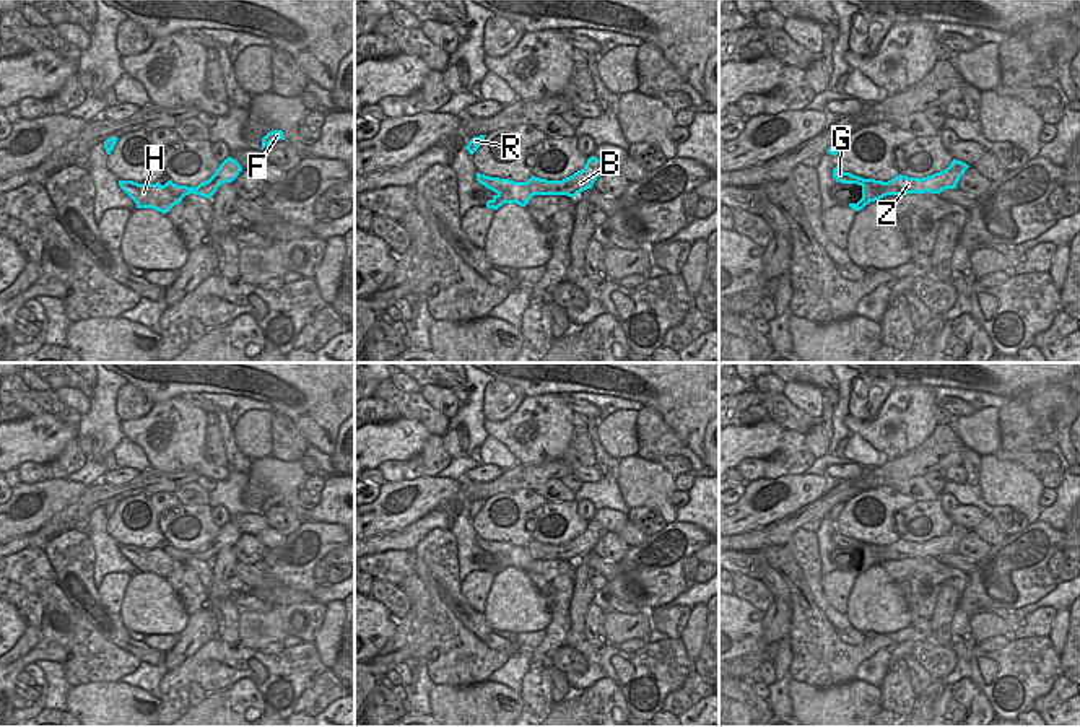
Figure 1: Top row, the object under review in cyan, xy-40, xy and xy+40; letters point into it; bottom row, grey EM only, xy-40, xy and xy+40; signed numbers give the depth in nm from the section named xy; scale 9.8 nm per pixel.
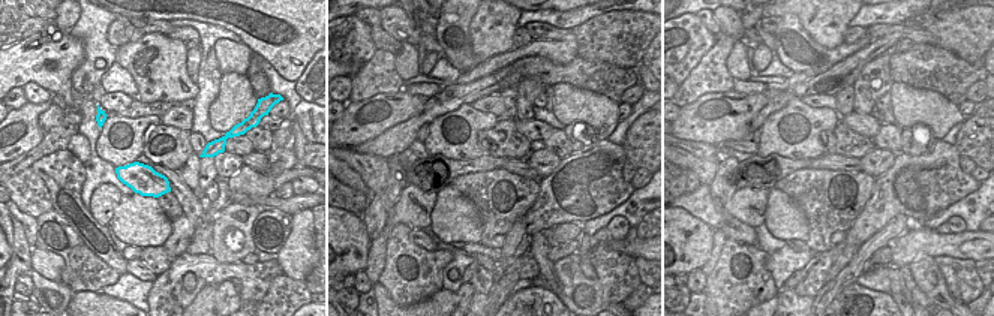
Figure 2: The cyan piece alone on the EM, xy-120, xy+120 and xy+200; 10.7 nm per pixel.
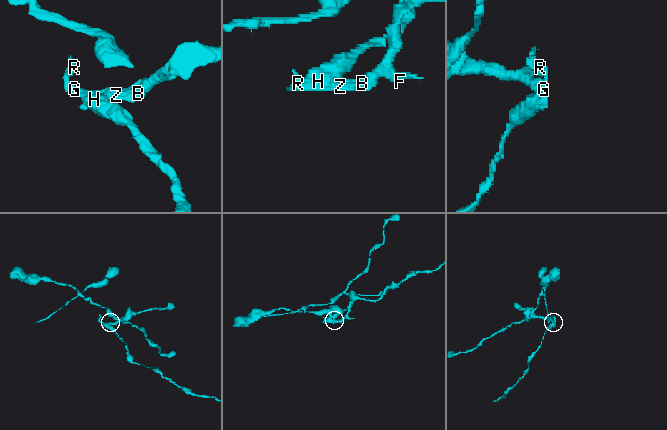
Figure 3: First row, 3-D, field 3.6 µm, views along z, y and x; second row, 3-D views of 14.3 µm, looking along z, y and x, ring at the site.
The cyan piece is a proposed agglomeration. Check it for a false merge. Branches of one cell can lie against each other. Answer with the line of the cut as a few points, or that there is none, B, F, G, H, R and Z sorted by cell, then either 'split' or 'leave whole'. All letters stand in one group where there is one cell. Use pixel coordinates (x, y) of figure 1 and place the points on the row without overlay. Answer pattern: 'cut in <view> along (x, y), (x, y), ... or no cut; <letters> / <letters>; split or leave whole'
cut in xy-40 along (165, 548), (181, 563); B F Z / G H R; split

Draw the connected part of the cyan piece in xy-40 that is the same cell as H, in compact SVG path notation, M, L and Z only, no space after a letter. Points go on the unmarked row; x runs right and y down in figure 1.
M119 545L120 553L137 568L137 572L153 572L168 577L182 563L176 561L166 550L138 548L133 545Z

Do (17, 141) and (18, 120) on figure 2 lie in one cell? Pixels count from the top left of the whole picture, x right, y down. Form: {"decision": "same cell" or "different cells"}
{"decision": "same cell"}

